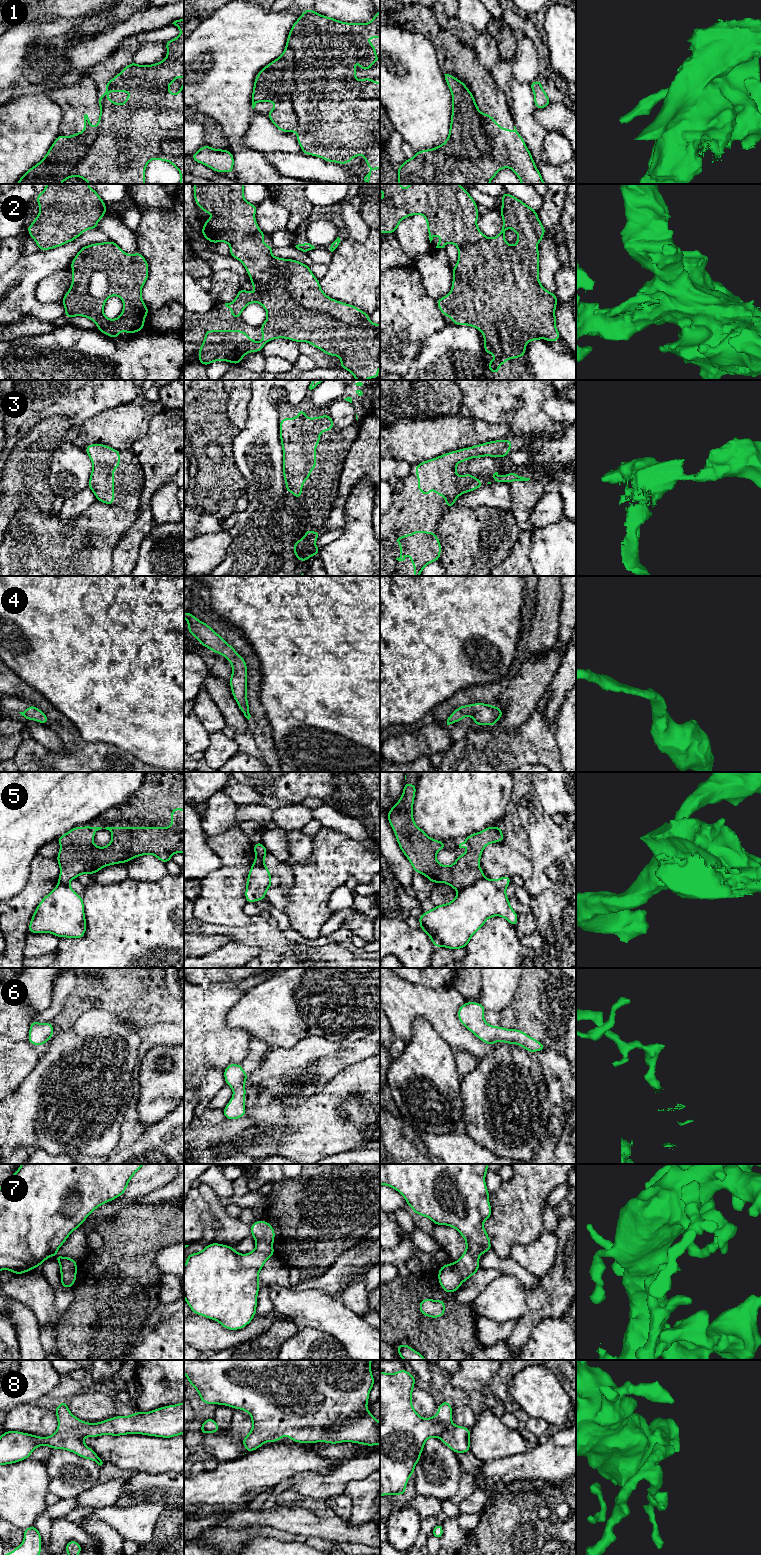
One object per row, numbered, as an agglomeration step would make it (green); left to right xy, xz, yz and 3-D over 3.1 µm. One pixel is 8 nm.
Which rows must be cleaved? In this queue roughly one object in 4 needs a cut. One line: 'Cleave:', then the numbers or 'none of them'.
Cleave: 1, 5

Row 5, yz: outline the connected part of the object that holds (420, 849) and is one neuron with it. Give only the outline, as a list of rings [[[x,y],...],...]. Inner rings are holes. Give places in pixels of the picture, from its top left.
[[[405,782],[402,796],[387,814],[397,843],[414,872],[424,875],[432,883],[446,883],[454,890],[461,890],[484,878],[479,864],[481,855],[488,844],[503,842],[501,827],[489,826],[467,836],[465,841],[459,844],[459,848],[466,848],[468,852],[457,855],[452,865],[444,866],[437,861],[436,854],[445,848],[446,843],[430,838],[414,822],[415,794],[416,784]]]

